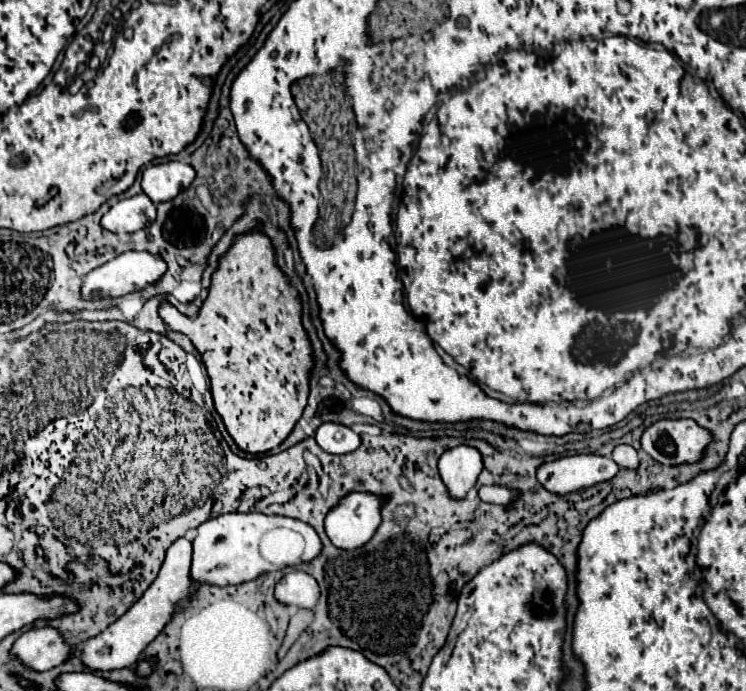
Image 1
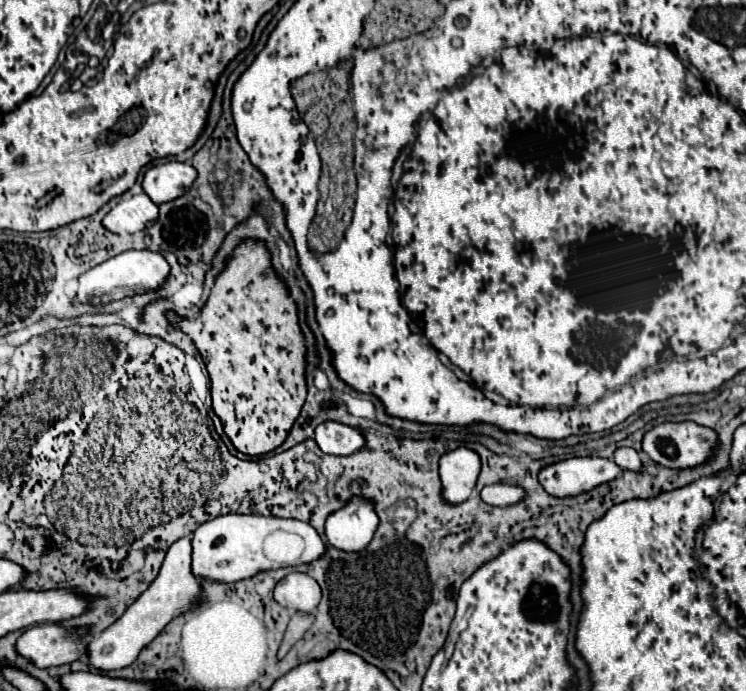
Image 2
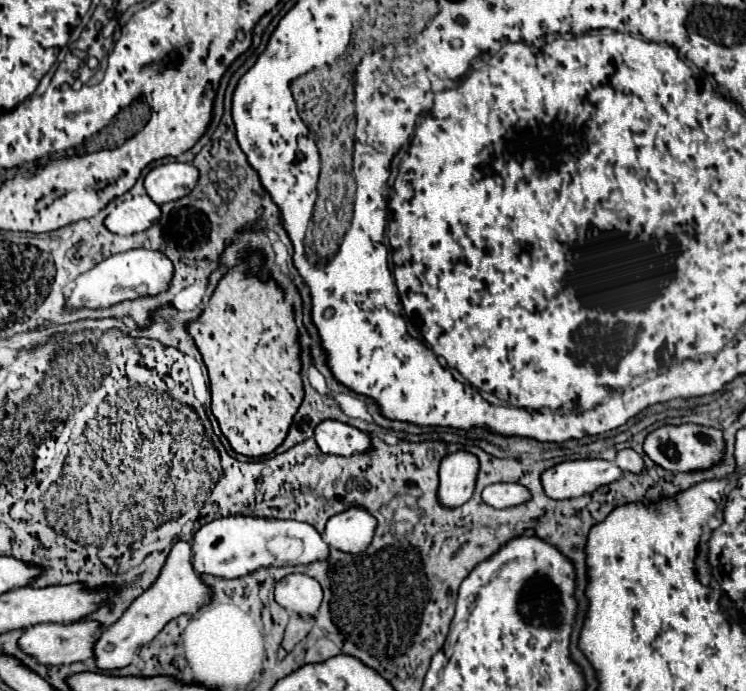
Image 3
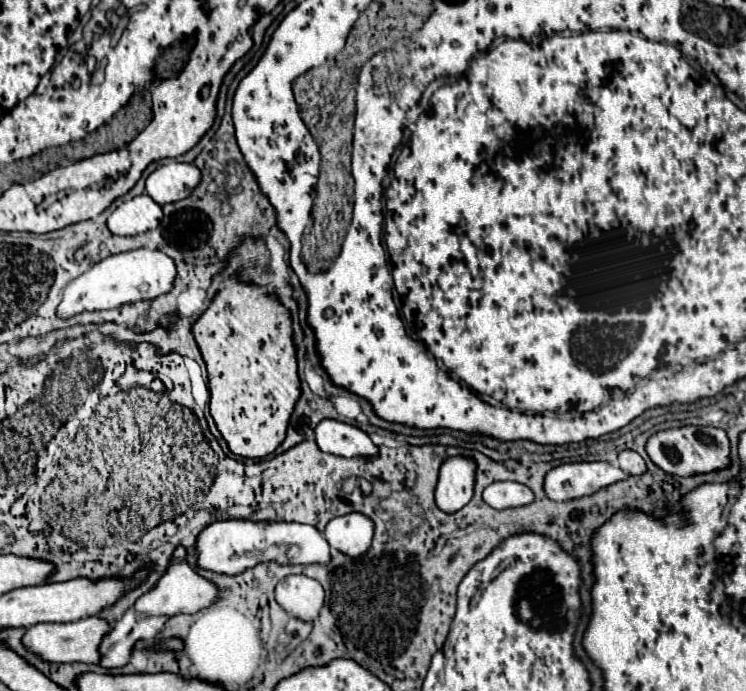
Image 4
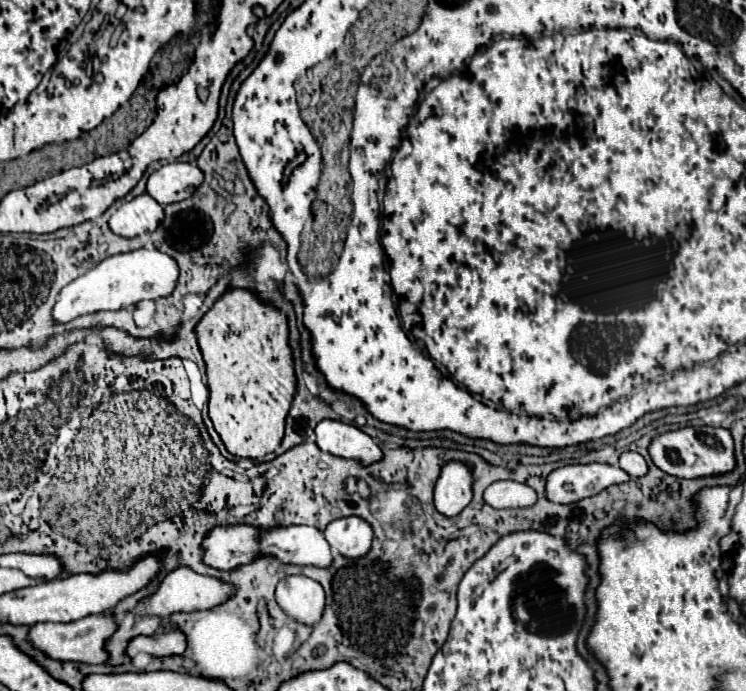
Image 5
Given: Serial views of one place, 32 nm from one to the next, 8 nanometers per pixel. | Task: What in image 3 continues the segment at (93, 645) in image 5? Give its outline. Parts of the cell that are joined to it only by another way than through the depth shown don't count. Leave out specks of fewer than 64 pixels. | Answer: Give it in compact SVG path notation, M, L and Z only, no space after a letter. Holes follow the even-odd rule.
M78 620L72 624L36 624L22 634L20 646L26 654L32 654L40 664L60 666L72 662L94 662L94 646L102 632L104 626L98 620Z

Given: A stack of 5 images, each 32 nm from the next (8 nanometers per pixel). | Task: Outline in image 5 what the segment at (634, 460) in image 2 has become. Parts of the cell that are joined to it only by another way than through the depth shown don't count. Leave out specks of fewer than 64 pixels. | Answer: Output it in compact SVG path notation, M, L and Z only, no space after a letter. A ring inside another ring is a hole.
M624 452L624 454L620 456L620 468L622 468L626 474L630 474L632 478L636 478L636 476L646 476L646 472L648 472L646 460L644 460L640 454L636 454L636 452Z

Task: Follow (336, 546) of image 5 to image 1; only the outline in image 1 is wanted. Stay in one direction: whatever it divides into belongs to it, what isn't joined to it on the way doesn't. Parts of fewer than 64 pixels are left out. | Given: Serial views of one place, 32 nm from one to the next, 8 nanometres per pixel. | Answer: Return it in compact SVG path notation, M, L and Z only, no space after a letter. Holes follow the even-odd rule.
M352 492L340 500L326 516L326 534L336 548L362 548L380 526L382 498L364 492Z

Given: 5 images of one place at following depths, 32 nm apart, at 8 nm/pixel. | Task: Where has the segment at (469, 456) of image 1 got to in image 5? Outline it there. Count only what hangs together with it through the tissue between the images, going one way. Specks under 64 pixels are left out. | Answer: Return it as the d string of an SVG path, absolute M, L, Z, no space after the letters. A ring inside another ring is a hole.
M448 462L434 488L434 506L442 516L458 516L472 500L472 472L462 462Z

